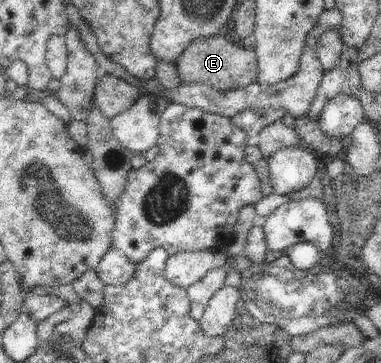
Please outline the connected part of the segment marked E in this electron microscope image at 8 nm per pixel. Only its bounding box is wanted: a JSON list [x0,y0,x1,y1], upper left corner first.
[174,32,259,92]

